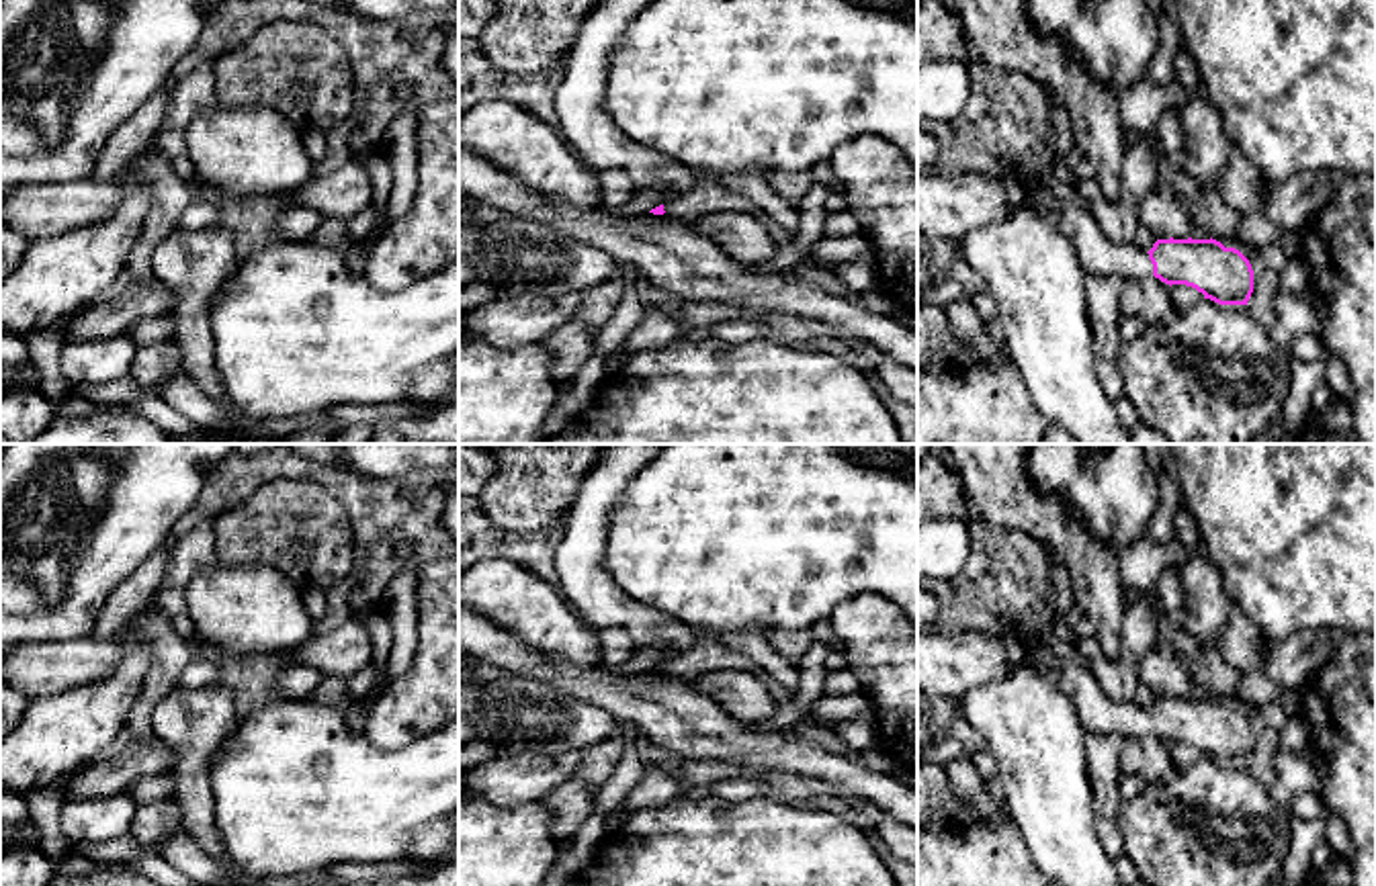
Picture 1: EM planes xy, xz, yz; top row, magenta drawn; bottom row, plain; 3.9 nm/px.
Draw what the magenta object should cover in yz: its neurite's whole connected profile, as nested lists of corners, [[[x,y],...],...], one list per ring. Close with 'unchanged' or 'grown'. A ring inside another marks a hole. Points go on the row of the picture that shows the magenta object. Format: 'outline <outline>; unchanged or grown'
outline [[[1038,186],[1030,205],[1057,215],[1061,231],[1073,243],[1087,274],[1143,280],[1149,276],[1165,284],[1186,284],[1218,305],[1247,305],[1253,293],[1249,260],[1216,239],[1157,239],[1149,252],[1132,243],[1114,243],[1093,213],[1059,201]]]; grown

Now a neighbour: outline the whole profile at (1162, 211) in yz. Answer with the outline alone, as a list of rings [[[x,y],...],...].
[[[1159,184],[1138,203],[1138,225],[1147,227],[1157,239],[1188,239],[1194,221],[1171,186]]]

